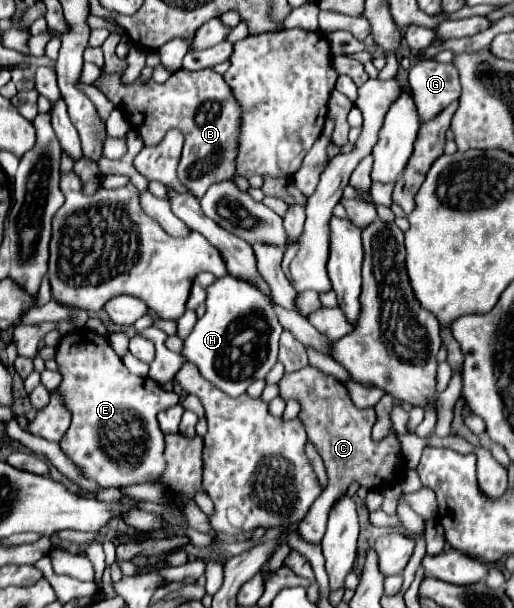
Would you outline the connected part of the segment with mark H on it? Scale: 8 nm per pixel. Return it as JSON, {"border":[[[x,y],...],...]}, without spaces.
{"border":[[[226,275],[216,279],[208,289],[206,313],[196,321],[192,333],[184,339],[182,357],[194,363],[200,375],[214,383],[220,391],[230,397],[238,397],[246,393],[250,383],[264,379],[274,367],[280,333],[282,325],[274,319],[274,311],[270,311],[270,303],[262,299],[262,293],[254,291],[250,283],[242,283],[240,279]]]}

